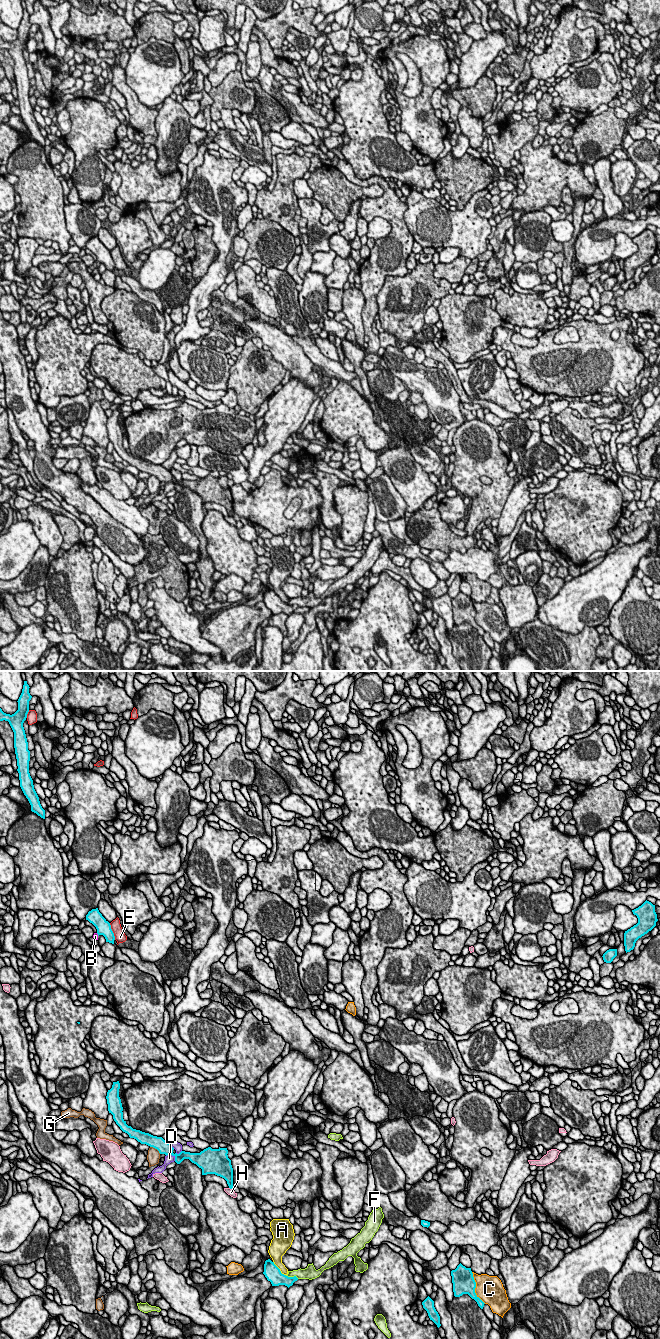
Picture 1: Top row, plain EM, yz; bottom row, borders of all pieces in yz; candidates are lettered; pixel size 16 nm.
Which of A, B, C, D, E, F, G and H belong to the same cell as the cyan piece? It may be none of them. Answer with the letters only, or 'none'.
none

